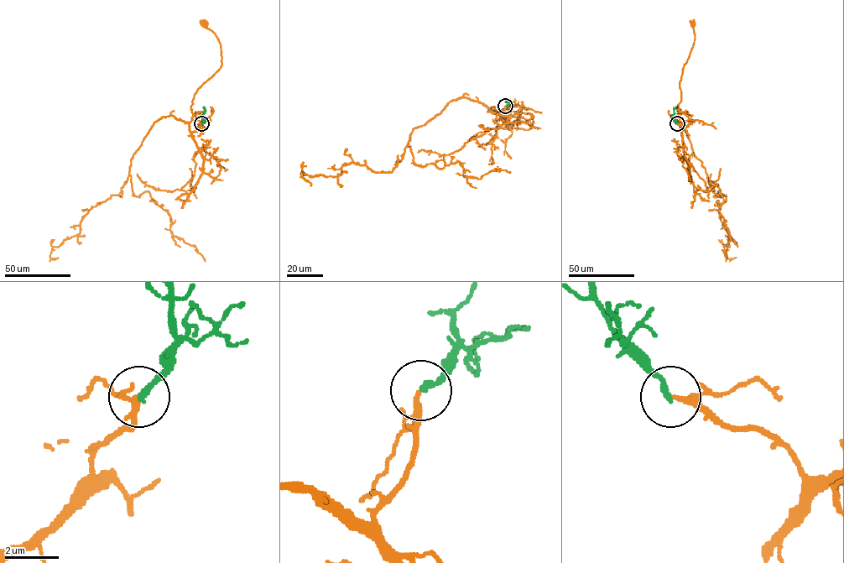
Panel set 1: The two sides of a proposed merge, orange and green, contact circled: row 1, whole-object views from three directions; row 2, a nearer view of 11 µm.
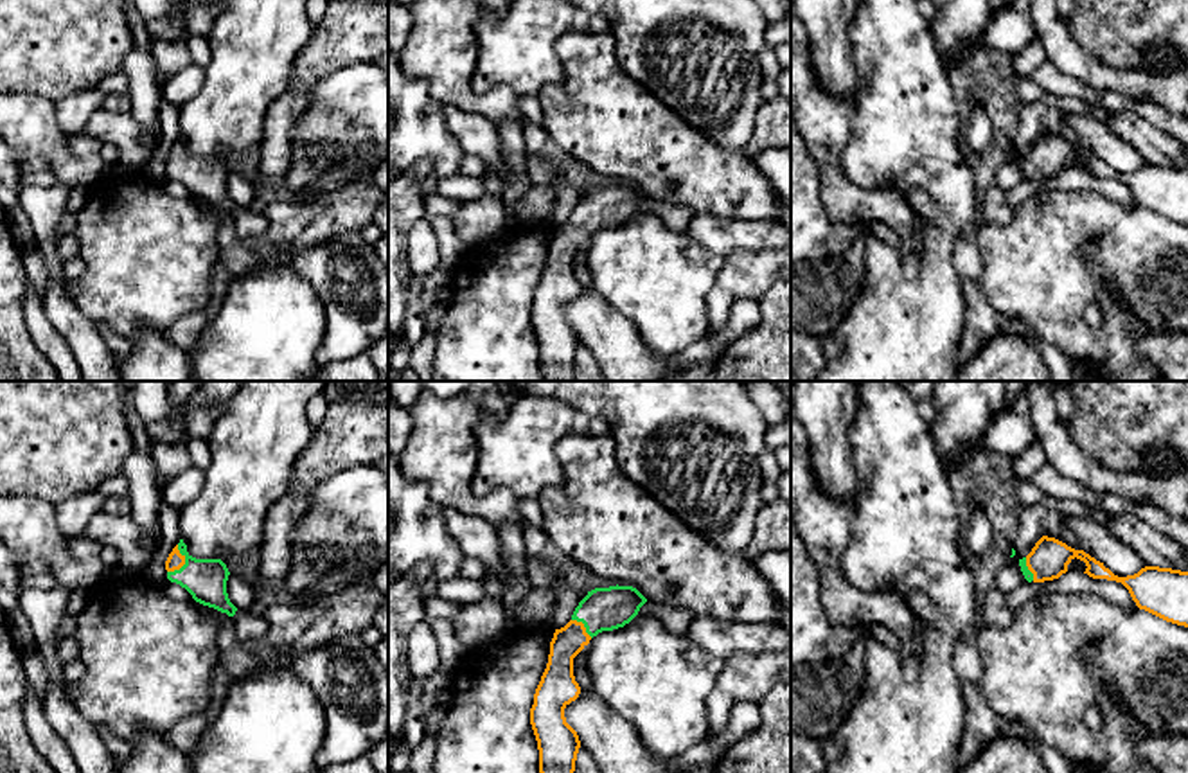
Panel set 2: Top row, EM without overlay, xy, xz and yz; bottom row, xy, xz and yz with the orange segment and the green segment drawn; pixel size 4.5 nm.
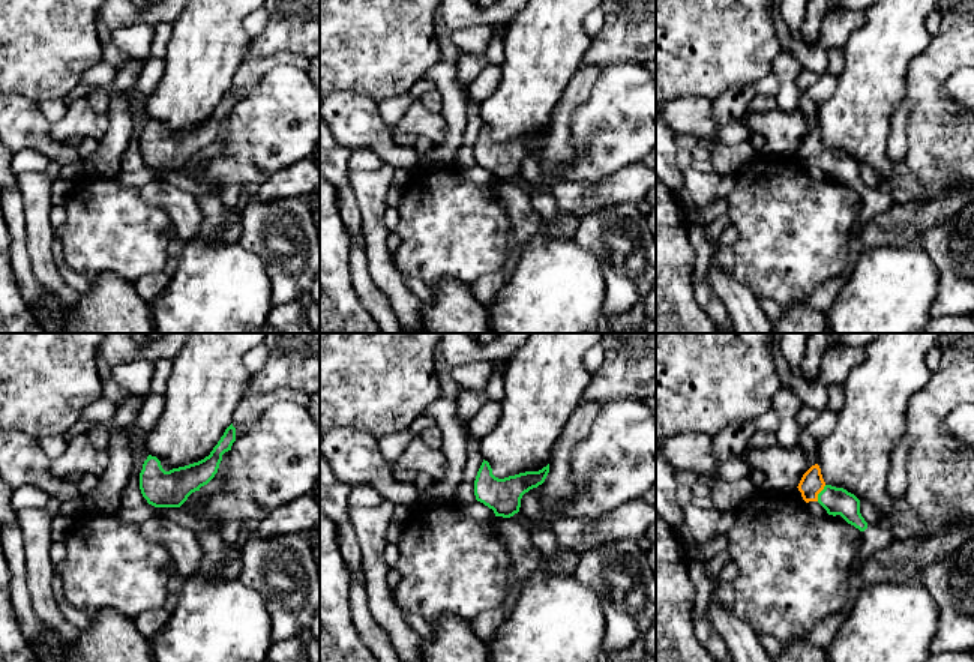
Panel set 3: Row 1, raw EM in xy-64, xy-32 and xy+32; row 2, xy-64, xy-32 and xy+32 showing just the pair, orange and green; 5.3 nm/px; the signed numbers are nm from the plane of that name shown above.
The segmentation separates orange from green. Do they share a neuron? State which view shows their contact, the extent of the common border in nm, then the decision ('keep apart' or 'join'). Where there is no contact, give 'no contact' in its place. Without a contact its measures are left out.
xy | 140 nm | join

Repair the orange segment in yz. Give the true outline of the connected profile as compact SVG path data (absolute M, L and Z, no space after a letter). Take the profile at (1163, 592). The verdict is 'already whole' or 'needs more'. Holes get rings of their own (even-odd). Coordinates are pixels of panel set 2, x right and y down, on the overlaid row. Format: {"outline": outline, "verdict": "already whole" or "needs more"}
{"outline": "M1042 536L1032 552L1019 559L1019 566L1028 582L1044 582L1066 573L1075 557L1086 563L1084 573L1089 577L1122 582L1139 609L1188 627L1188 572L1145 566L1134 575L1118 577L1084 550L1048 536Z", "verdict": "needs more"}

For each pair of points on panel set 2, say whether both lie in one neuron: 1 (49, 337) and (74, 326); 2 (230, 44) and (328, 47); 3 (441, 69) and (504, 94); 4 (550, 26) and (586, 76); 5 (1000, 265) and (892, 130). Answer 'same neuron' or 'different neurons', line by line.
1: different neurons
2: different neurons
3: same neuron
4: different neurons
5: different neurons

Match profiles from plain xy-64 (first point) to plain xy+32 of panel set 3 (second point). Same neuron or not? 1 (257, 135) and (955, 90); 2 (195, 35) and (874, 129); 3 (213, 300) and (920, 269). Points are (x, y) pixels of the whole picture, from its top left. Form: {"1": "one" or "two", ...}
{"1": "one", "2": "one", "3": "one"}

